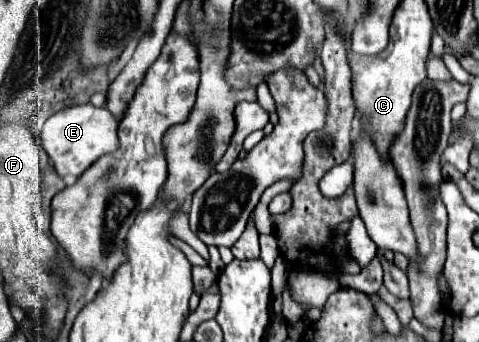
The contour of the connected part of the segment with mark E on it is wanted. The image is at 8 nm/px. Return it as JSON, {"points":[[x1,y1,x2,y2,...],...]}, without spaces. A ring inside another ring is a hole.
{"points":[[92,104,70,106,70,108,56,112,54,116,46,120,42,134,40,134,40,146,46,150,46,154,52,160,54,170,60,176,66,176,66,174,80,176,100,156,110,154,118,148,116,128,118,128,118,120,112,116,108,108,96,108]]}

